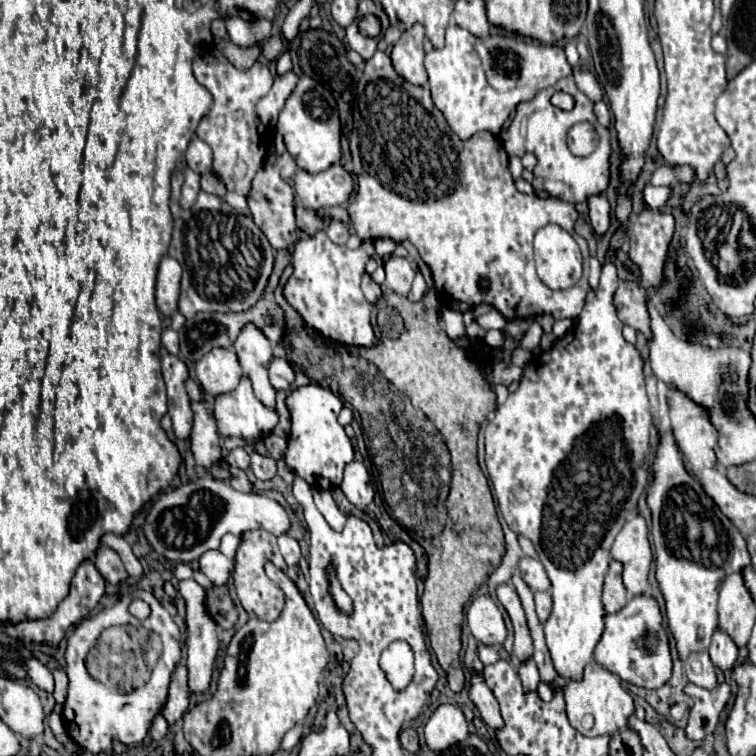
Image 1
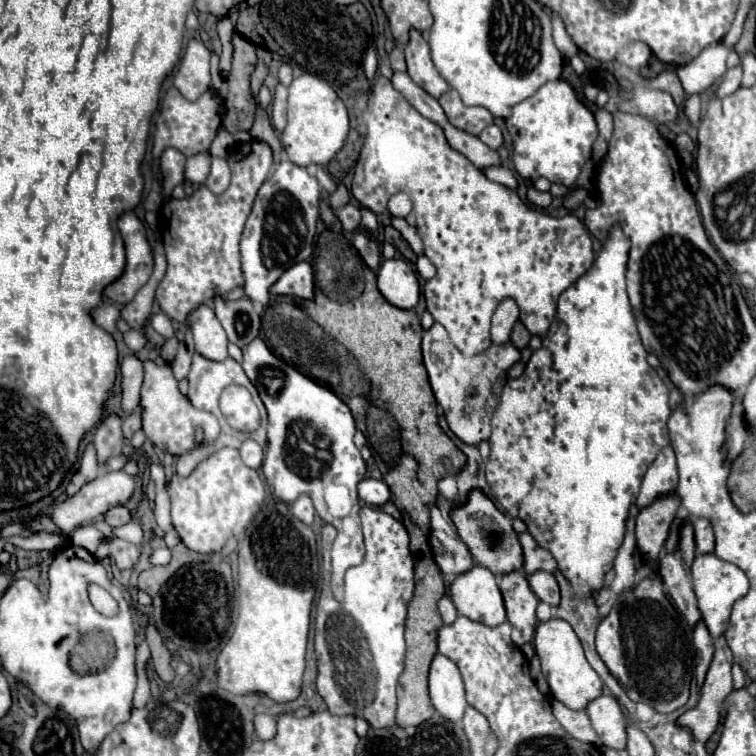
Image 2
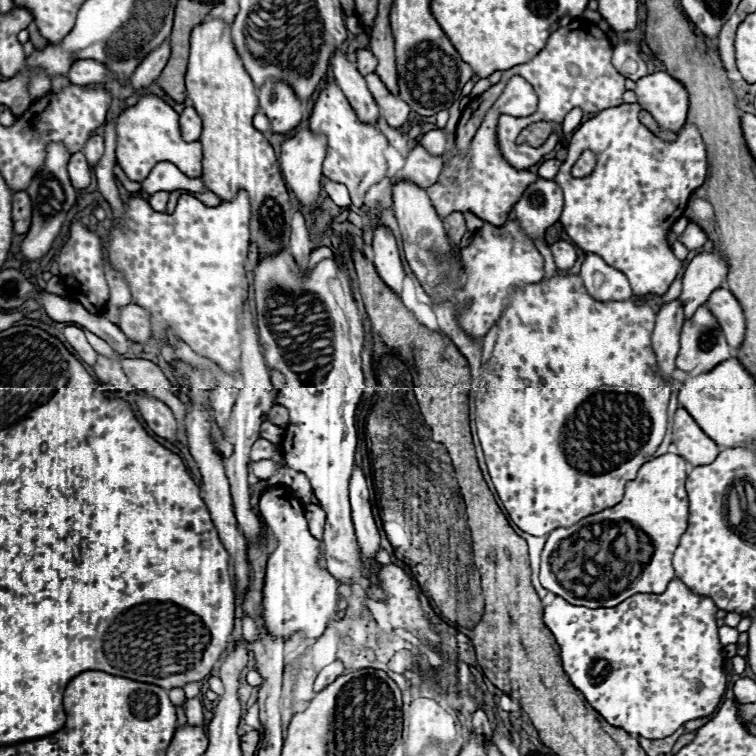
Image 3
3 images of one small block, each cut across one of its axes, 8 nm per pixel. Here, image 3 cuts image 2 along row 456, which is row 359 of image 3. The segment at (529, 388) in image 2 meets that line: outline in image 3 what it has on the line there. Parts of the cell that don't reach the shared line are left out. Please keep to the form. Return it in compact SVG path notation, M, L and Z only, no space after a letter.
M556 274L552 278L544 278L538 284L526 286L524 290L516 290L510 296L510 306L502 312L498 320L498 338L494 344L492 358L482 368L482 388L476 394L476 428L478 438L484 448L486 464L490 478L496 486L496 492L510 516L510 520L526 534L544 536L560 526L572 526L580 518L598 514L610 506L616 506L624 496L624 484L636 478L636 472L644 462L652 458L656 448L660 446L666 434L666 408L670 398L670 384L664 384L656 370L656 356L652 354L650 334L654 330L654 310L650 306L638 306L634 300L626 302L596 302L584 290L584 284L578 276L572 274Z

